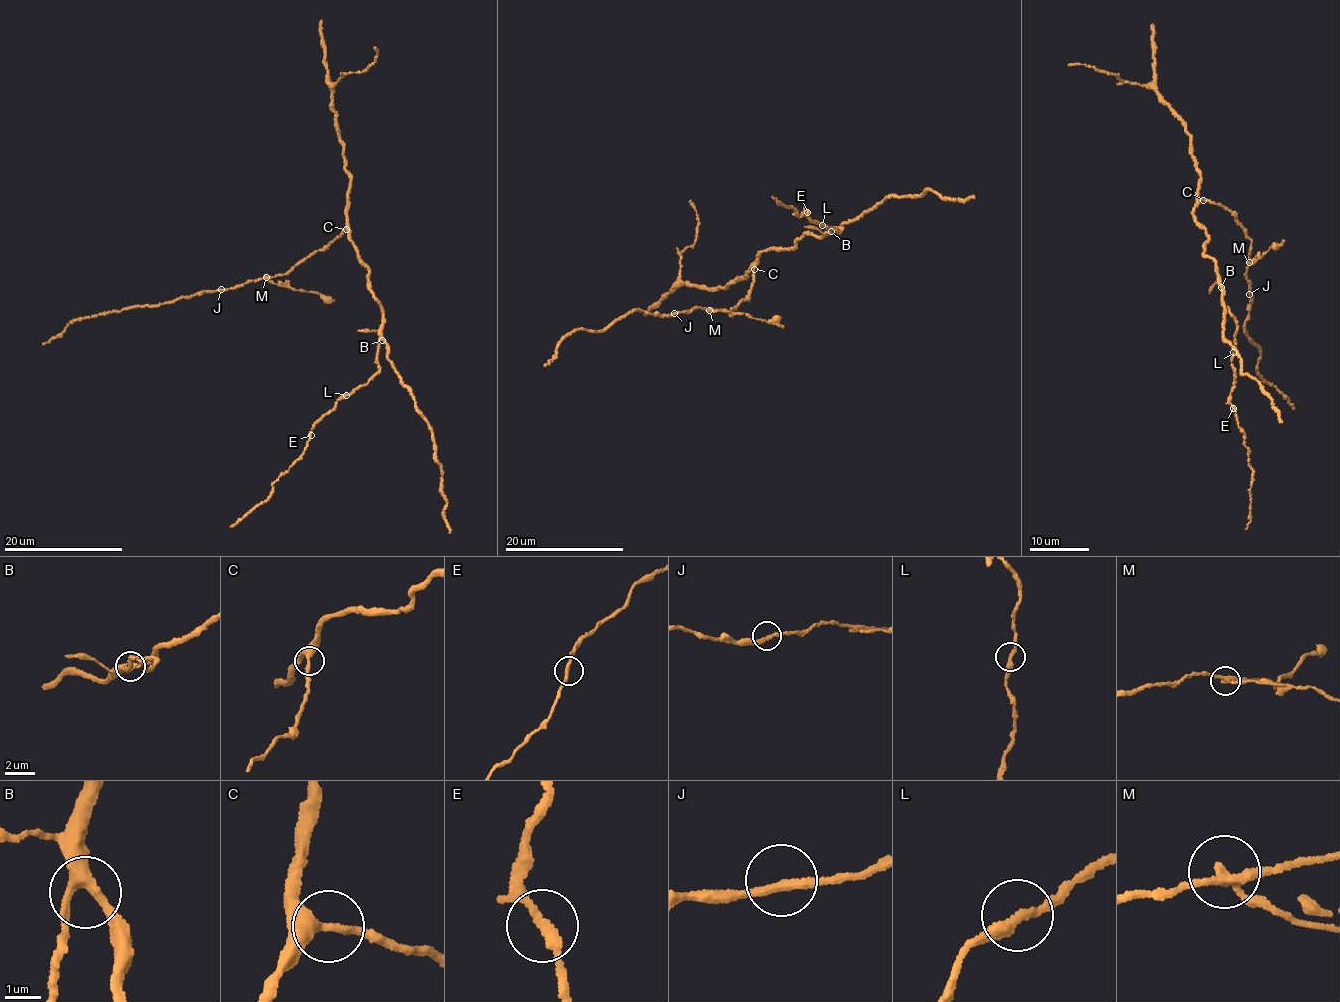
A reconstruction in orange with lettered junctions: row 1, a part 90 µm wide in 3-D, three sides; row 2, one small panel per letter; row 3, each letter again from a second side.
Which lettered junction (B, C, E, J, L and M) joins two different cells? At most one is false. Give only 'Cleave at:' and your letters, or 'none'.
Cleave at: M

